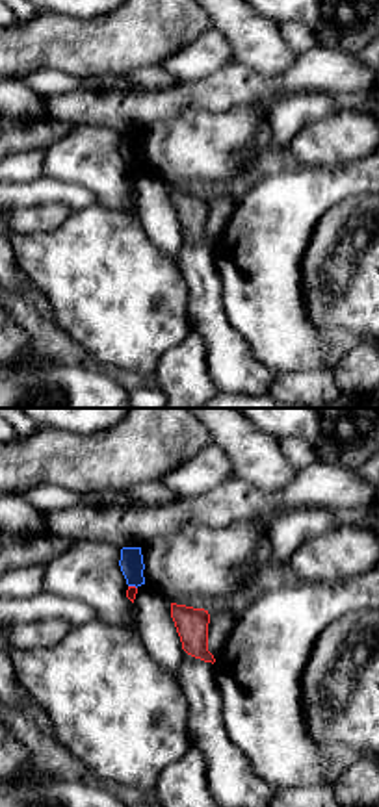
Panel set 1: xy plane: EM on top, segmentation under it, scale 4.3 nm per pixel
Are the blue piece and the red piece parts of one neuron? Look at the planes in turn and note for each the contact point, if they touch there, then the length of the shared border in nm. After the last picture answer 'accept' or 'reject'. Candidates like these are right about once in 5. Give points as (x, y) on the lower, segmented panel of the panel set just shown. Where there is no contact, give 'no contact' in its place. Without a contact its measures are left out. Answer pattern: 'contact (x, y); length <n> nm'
contact (132, 585); length 40 nm

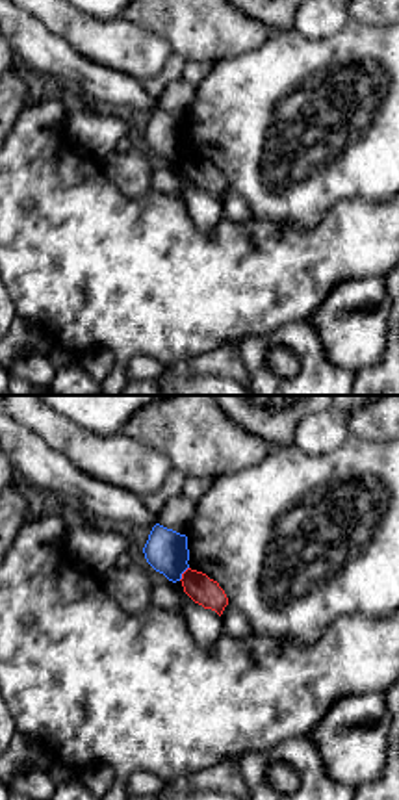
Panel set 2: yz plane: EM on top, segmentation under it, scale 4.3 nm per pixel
contact (182, 572); length 80 nm

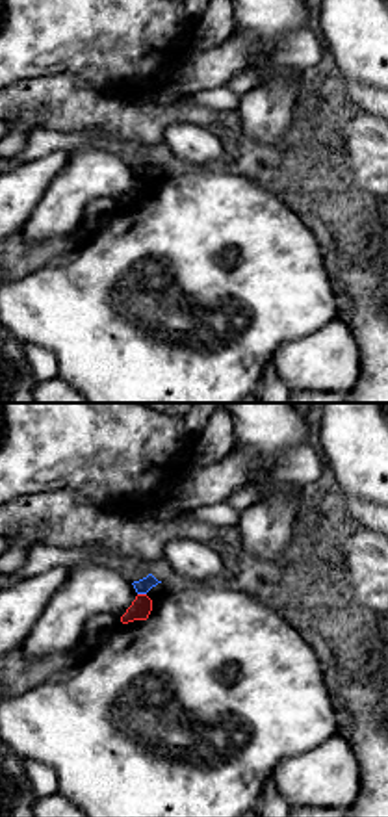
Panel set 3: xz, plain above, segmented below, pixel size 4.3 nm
contact (142, 593); length 40 nm

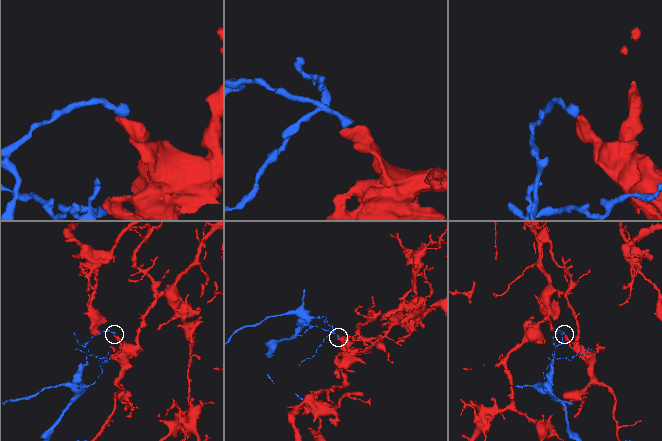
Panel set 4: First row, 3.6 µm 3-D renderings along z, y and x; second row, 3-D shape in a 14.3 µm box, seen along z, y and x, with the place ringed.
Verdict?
reject

